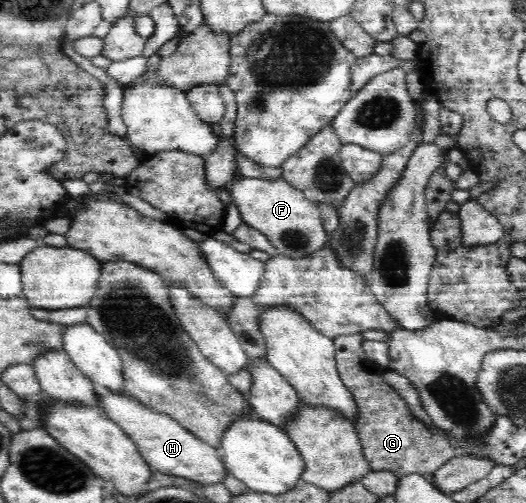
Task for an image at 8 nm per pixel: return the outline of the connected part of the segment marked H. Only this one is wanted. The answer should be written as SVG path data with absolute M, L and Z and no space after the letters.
M102 389L99 395L103 395L99 402L103 414L116 422L135 441L143 459L156 471L189 478L199 482L199 485L219 484L229 476L229 469L223 461L223 451L199 439L179 421L143 406L129 394Z

